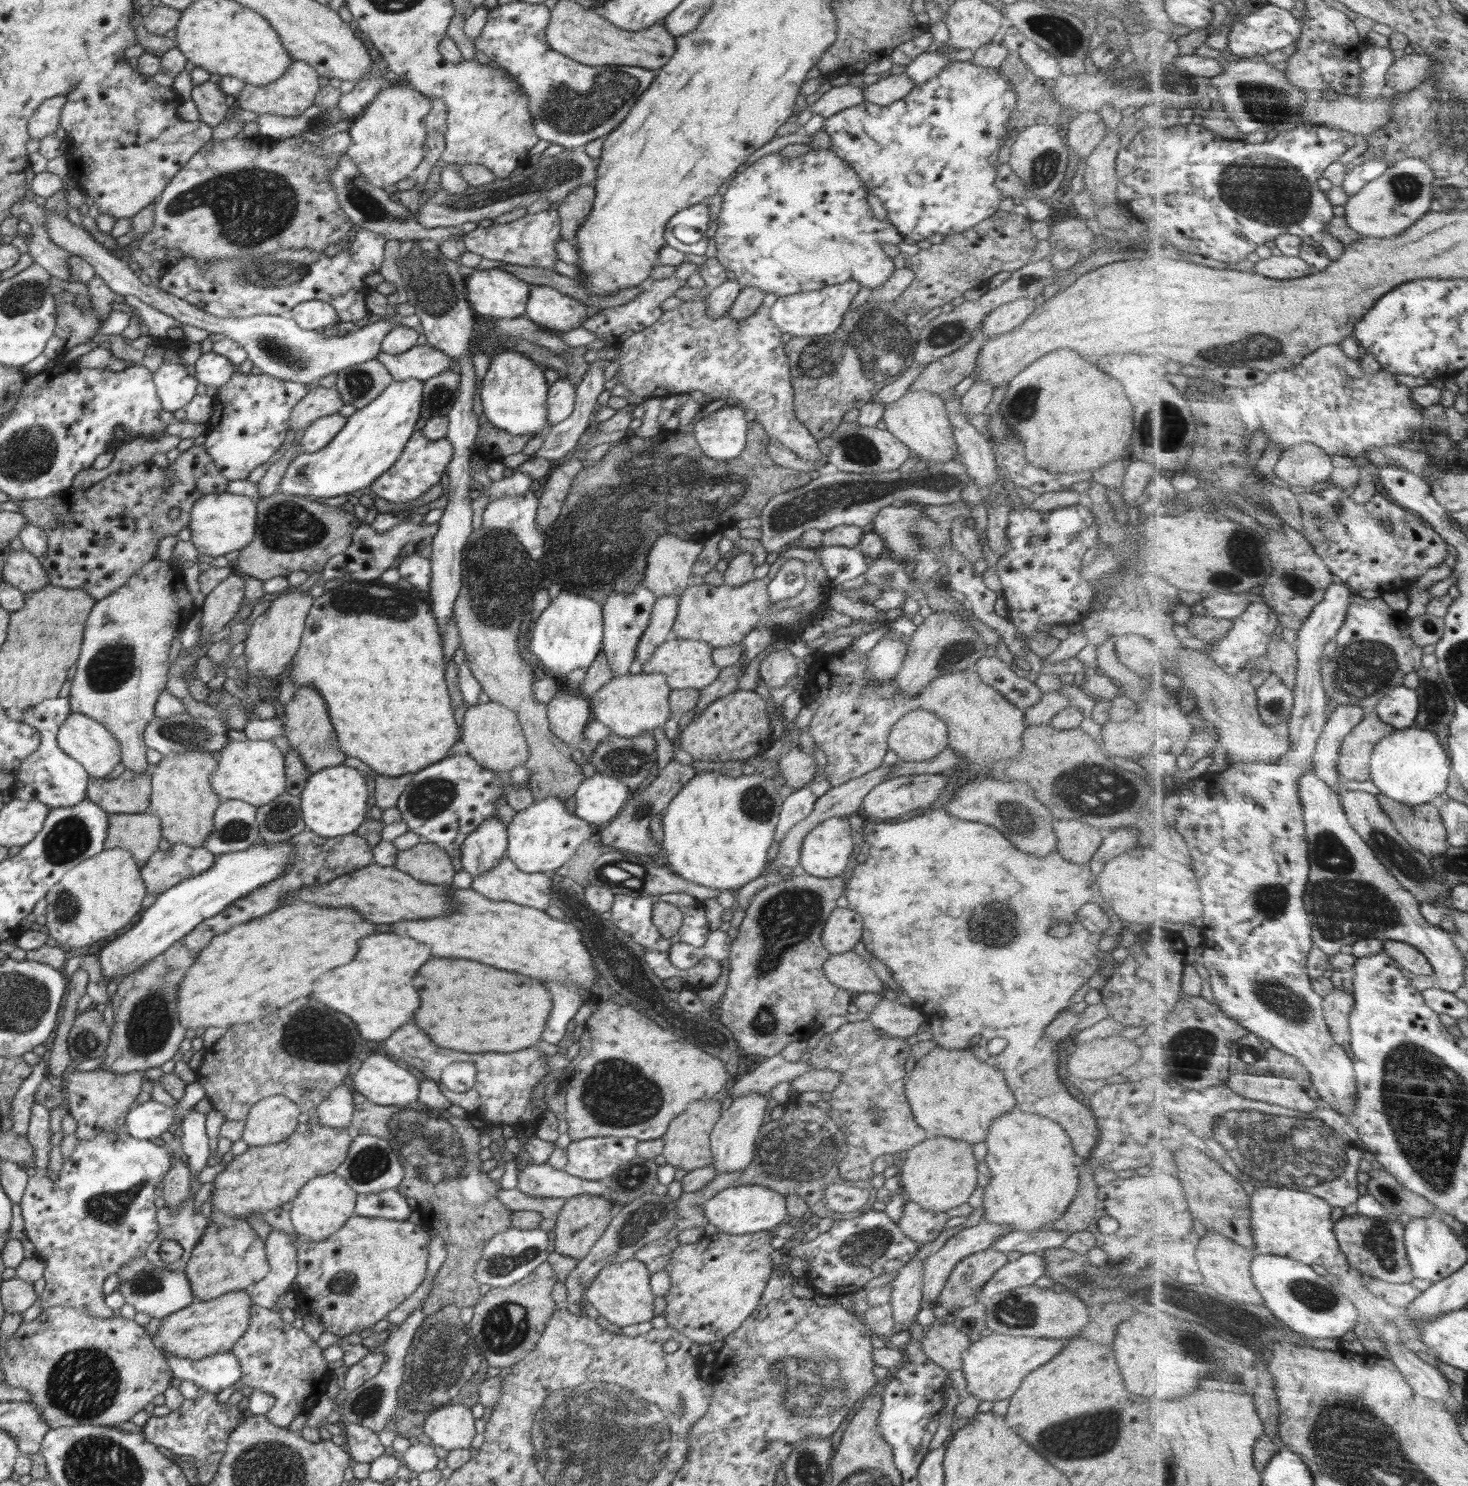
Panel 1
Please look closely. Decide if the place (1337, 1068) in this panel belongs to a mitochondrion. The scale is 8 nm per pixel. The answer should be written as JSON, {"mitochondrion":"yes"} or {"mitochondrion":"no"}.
{"mitochondrion":"no"}

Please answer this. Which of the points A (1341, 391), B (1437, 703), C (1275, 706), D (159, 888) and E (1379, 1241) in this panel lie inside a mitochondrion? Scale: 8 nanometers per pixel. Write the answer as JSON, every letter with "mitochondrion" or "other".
{"A":"other","B":"mitochondrion","C":"mitochondrion","D":"other","E":"mitochondrion"}

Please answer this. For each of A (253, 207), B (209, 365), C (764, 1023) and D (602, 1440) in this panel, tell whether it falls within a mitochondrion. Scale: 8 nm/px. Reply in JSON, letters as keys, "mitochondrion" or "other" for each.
{"A":"mitochondrion","B":"other","C":"mitochondrion","D":"mitochondrion"}

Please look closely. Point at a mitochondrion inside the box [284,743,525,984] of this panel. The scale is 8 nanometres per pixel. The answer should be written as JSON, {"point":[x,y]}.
{"point":[429,798]}

